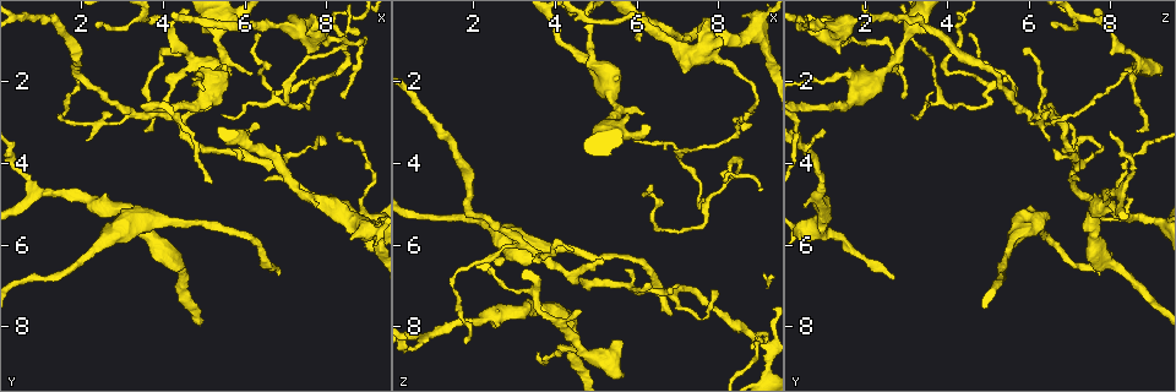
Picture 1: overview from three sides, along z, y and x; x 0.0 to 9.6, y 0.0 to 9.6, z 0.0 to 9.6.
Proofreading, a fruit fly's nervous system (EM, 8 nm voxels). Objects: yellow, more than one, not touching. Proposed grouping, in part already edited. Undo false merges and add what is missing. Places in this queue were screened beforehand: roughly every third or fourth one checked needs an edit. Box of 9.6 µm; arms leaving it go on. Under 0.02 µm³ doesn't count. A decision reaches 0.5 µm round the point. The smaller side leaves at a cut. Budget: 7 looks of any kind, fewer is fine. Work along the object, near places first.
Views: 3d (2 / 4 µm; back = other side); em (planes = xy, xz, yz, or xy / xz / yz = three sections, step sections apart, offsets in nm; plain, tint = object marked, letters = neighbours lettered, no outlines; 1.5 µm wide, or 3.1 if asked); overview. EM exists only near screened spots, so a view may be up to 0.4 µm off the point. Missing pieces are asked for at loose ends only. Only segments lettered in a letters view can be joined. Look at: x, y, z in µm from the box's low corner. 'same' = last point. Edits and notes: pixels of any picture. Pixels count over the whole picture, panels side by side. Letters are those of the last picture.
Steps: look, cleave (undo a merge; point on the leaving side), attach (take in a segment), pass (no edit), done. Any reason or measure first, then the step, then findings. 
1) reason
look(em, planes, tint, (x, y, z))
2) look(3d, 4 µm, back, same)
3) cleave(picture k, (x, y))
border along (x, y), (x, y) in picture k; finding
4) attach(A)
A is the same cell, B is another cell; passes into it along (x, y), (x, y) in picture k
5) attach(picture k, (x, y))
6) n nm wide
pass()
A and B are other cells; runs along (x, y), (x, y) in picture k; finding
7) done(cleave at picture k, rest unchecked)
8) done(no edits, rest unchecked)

a narrow waist
look(3d, 4 µm, (5.40, 1.05, 3.00))

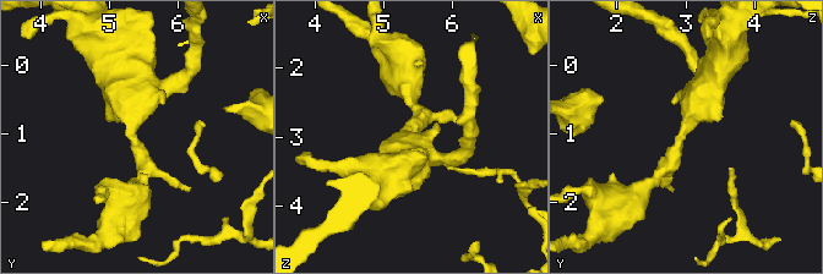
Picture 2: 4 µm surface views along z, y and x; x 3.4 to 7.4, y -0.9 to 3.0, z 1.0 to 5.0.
arms of 170, 550 nm
look(em, xz, step 8, tint, (5.35, 1.00, 2.95))

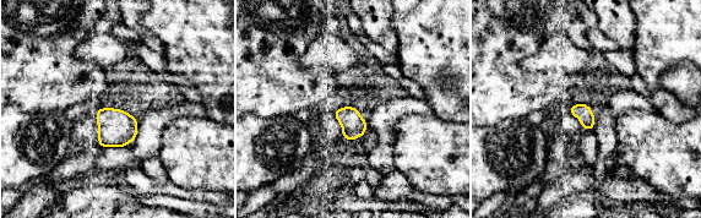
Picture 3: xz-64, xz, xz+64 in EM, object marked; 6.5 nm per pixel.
cut it another way
look(em, planes, letters, same)

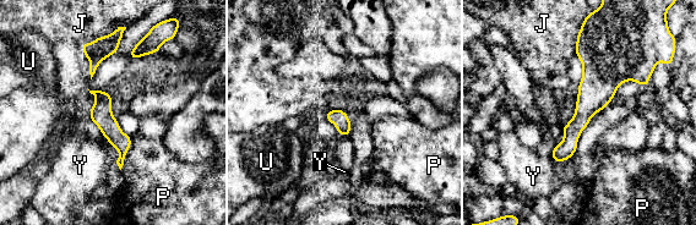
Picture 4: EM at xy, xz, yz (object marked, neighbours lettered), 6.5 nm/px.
110 nm wide
pass()
J, P, U and Y are other cells; runs along (586, 43), (591, 100), (558, 158) in picture 4; continuous, no second neuron

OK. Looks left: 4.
tapers out
look(3d, 2 µm, (5.10, 2.50, 6.45))

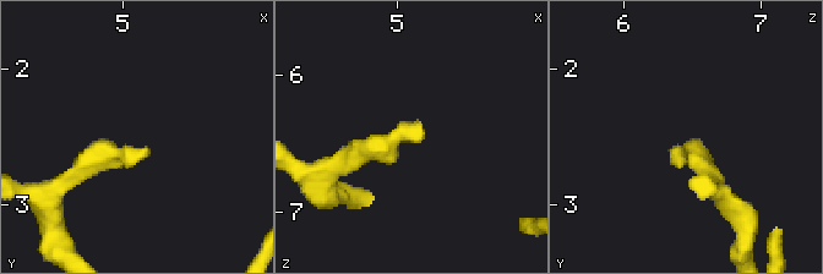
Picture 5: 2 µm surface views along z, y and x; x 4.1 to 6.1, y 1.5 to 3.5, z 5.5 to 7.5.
need the tissue
look(em, xy, step 4, letters, (5.16, 2.56, 6.42))

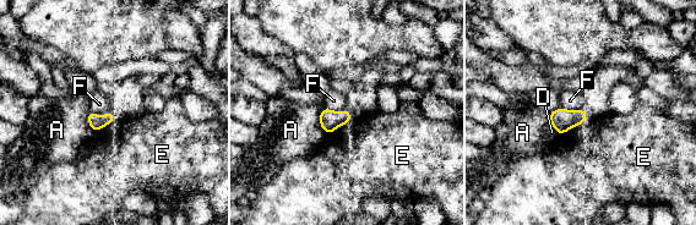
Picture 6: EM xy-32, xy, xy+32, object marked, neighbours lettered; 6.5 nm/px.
100 nm wide
pass()
A, D, E and F are other cells; border along (325, 106), (332, 110), (347, 109) in picture 6; no lettered segment goes on from it

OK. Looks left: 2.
a narrow waist
look(em, planes, letters, (3.35, 2.85, 6.15))

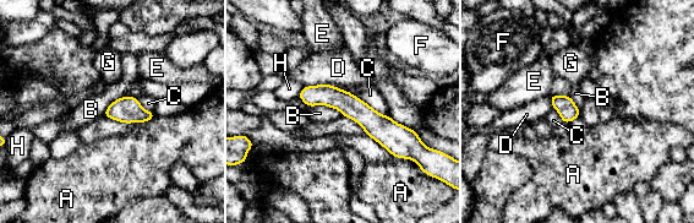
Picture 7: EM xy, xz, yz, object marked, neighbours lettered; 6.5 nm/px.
pass()
A, B, C, D, E, F, G and H are other cells; border along (310, 107), (328, 105), (342, 114) in picture 7; one neuron here

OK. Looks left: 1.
done(no edits, rest unchecked)

